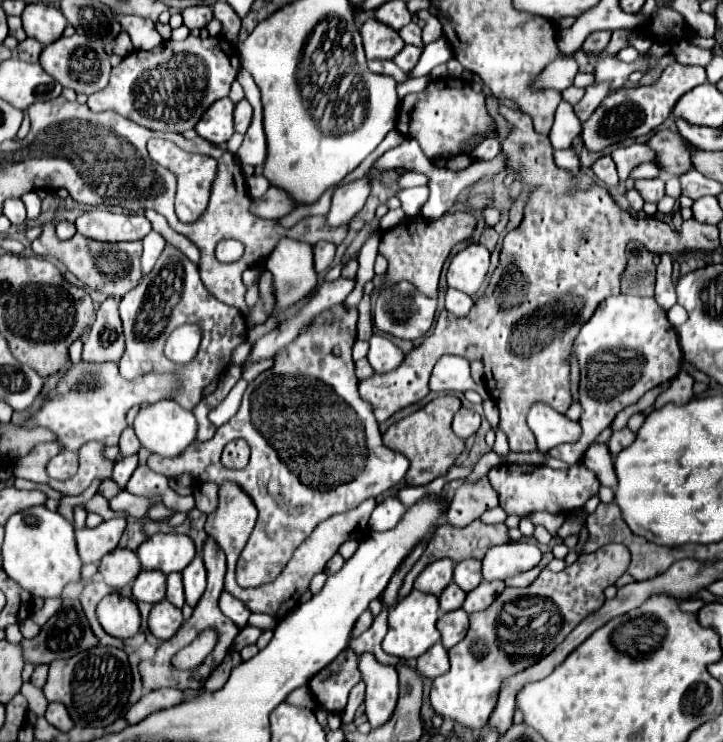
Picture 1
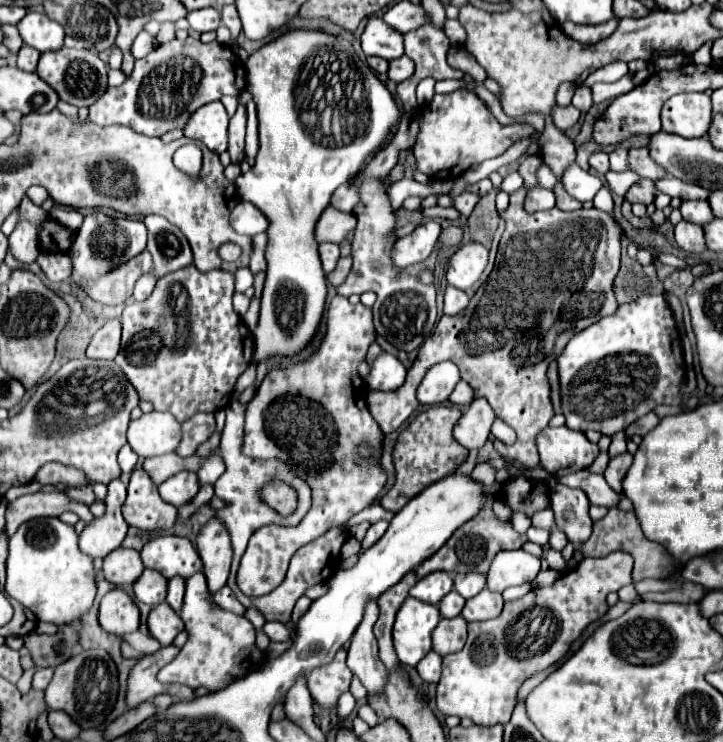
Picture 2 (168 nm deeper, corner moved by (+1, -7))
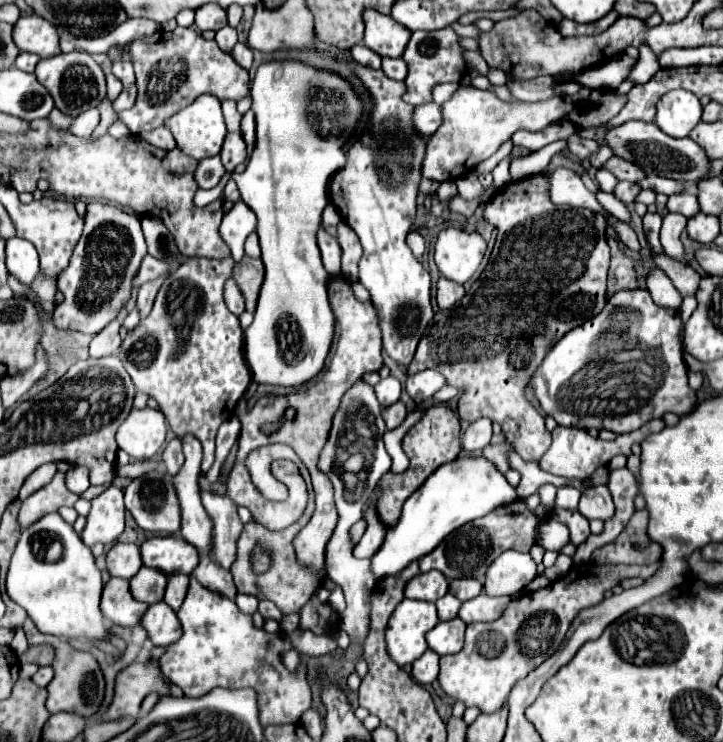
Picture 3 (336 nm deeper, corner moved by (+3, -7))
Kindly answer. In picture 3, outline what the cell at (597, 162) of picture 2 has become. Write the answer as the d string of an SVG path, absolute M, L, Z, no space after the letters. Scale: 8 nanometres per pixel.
M574 134L572 138L568 138L568 150L578 156L582 162L588 162L592 154L596 154L600 148L600 144L596 140L588 140L588 138L580 138L578 134Z

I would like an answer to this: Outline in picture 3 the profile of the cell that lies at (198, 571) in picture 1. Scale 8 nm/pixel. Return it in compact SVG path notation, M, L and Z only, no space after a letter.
M190 576L186 600L184 600L182 608L178 610L178 618L182 622L184 634L178 642L174 642L166 648L166 654L160 658L160 668L162 668L162 674L172 684L182 688L182 692L186 696L198 698L202 694L208 694L216 686L222 686L222 688L246 688L246 686L250 686L250 688L258 690L258 698L260 698L258 708L260 708L260 724L262 726L294 724L310 708L312 698L310 698L310 686L306 682L306 660L304 660L304 656L302 656L302 664L300 664L296 674L290 674L280 660L280 652L292 648L286 634L274 636L274 634L268 634L264 630L254 628L252 616L242 614L234 602L230 602L228 598L222 598L220 594L216 594L212 590L206 590L192 576Z

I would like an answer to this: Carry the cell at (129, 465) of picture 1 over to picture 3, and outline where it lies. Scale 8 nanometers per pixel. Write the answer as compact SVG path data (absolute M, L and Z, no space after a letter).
M116 486L106 488L92 500L82 542L92 548L94 544L114 544L124 532L124 492Z

